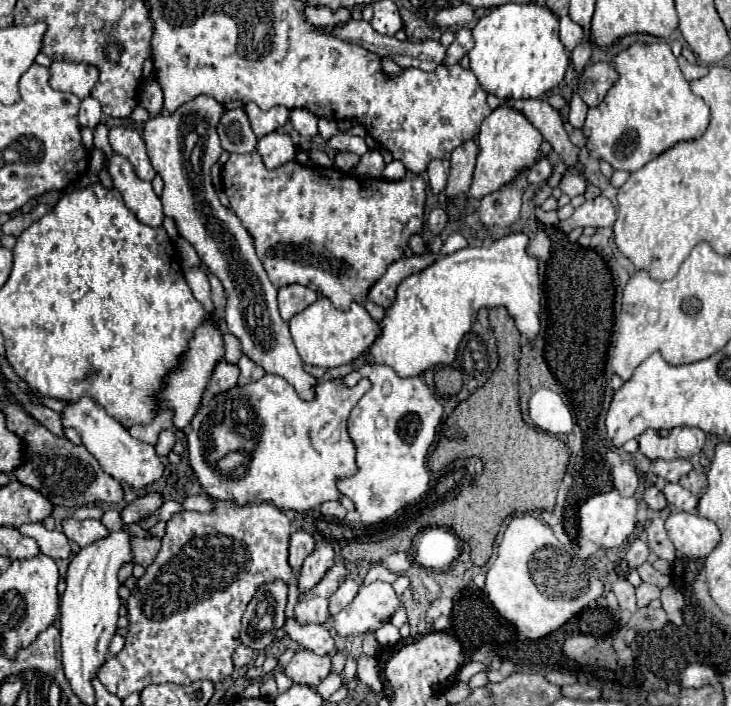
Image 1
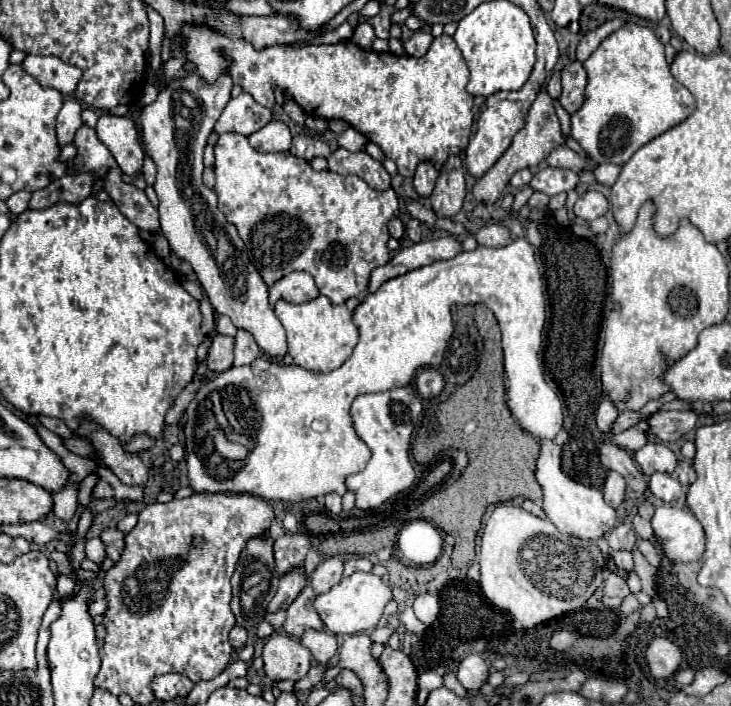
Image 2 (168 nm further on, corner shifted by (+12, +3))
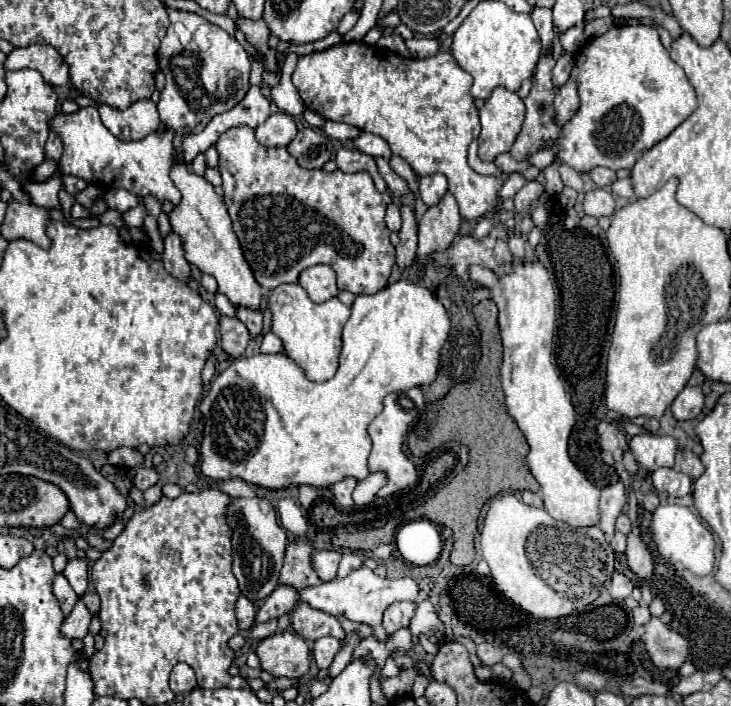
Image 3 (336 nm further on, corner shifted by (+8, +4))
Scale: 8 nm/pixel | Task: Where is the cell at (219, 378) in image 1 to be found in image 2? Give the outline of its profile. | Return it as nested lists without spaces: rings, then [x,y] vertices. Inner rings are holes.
[[[216,333],[206,357],[208,369],[214,373],[220,373],[232,367],[232,361],[234,361],[234,337]]]

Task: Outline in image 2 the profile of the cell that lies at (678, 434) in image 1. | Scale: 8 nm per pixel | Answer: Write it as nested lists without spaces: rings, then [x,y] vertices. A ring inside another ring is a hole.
[[[658,411],[652,419],[648,419],[648,435],[656,435],[664,443],[672,443],[692,431],[696,419],[698,415],[694,411]]]

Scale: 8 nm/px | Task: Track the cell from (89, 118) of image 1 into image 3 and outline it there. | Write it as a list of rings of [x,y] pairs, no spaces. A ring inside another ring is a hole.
[[[50,132],[50,138],[46,142],[46,158],[52,158],[58,162],[62,156],[62,150],[64,150],[64,146],[60,142],[60,136],[56,132]]]

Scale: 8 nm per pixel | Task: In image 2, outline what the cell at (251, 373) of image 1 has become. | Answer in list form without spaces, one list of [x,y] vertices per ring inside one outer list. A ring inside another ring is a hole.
[[[238,329],[236,347],[234,347],[234,365],[248,365],[260,355],[260,347],[254,341],[252,333],[246,329]]]

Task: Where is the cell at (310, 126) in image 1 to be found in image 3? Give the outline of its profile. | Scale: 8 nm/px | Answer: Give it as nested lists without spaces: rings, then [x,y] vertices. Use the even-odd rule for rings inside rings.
[[[328,120],[324,124],[324,134],[330,136],[330,138],[336,138],[336,140],[342,140],[342,142],[348,142],[352,138],[356,138],[360,134],[358,128],[354,126],[346,126],[346,124],[340,124],[340,122],[332,122]]]

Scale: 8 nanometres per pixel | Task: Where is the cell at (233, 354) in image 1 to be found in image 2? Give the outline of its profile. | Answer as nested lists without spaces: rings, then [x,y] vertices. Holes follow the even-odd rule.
[[[218,315],[218,319],[216,319],[216,329],[218,329],[218,333],[222,333],[222,335],[236,335],[236,327],[234,327],[234,323],[230,321],[230,317],[228,315]]]

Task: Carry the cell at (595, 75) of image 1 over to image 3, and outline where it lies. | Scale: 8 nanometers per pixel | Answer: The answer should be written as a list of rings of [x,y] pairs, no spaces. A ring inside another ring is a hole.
[[[568,80],[556,94],[554,100],[554,108],[556,108],[556,120],[558,124],[566,124],[576,110],[580,108],[580,98],[578,98],[578,90],[576,90],[576,82]]]

